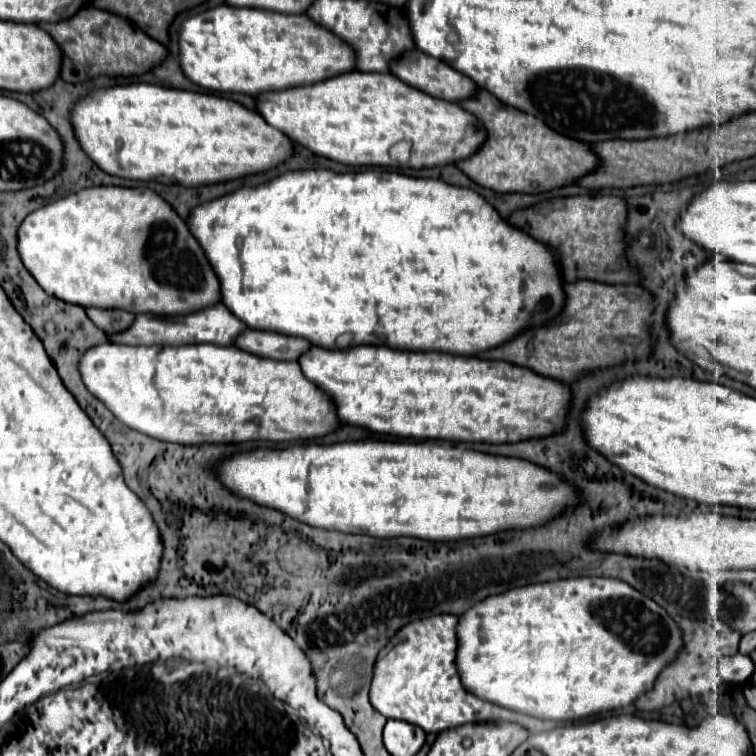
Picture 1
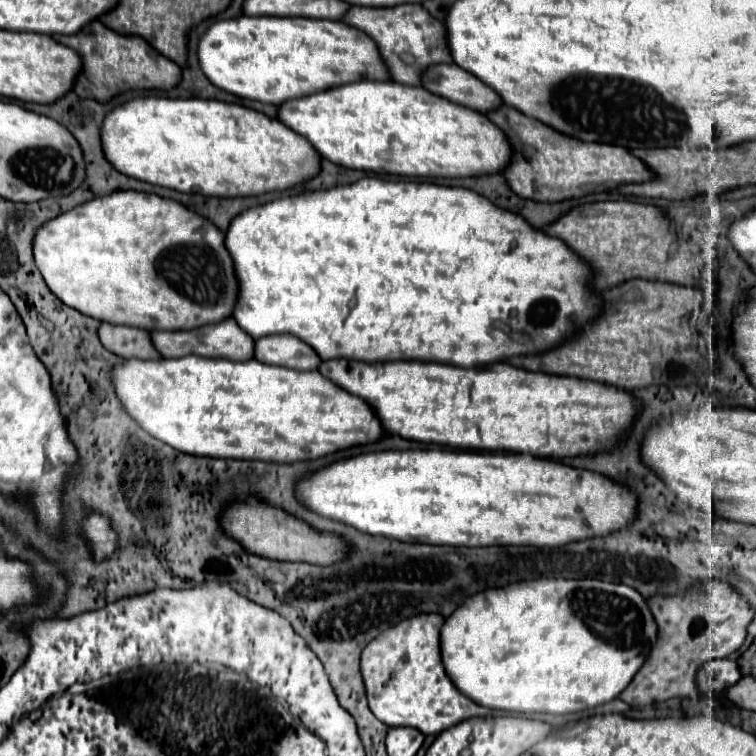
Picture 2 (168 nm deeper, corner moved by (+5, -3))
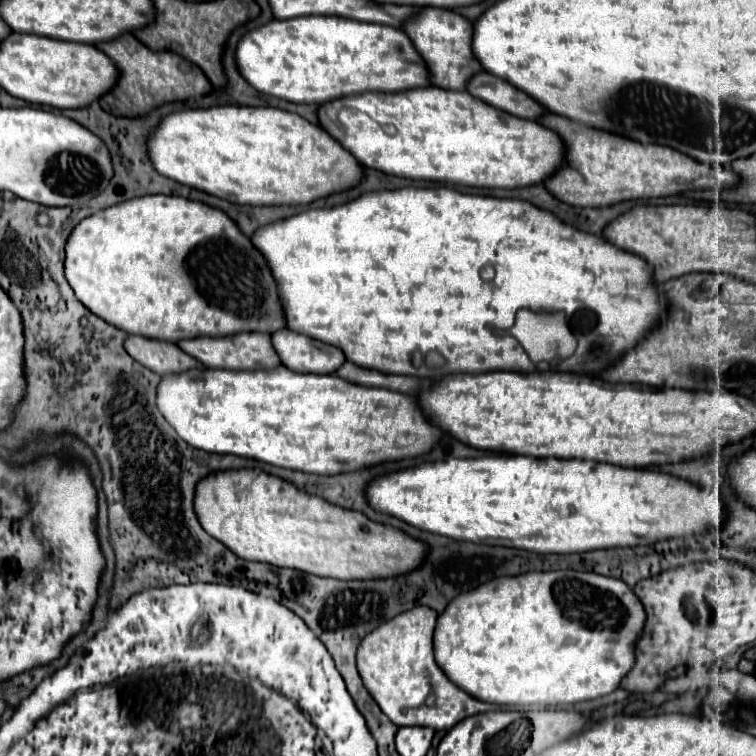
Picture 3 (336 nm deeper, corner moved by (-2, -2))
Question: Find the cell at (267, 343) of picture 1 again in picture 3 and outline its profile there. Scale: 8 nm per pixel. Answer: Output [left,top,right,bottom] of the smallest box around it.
[272,328,346,374]

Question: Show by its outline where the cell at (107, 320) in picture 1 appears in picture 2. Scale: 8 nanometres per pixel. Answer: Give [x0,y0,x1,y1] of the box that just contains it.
[99,323,163,359]

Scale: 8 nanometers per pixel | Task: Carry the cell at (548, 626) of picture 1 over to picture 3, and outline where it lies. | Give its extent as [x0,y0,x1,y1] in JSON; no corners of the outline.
[434,570,646,706]

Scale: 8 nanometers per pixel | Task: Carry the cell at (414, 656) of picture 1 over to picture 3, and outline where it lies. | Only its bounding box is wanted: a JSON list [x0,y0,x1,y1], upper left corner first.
[358,606,504,730]

